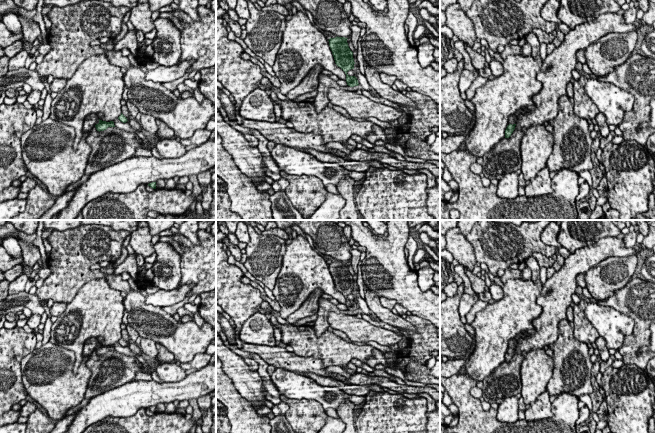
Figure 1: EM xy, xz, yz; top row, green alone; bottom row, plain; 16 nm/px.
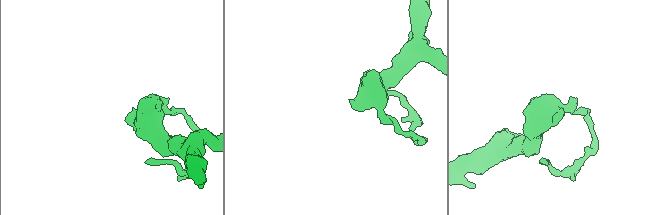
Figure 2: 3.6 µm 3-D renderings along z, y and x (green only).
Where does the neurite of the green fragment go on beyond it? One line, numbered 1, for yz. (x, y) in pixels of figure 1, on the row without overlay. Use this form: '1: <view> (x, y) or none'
1: yz (513, 342)

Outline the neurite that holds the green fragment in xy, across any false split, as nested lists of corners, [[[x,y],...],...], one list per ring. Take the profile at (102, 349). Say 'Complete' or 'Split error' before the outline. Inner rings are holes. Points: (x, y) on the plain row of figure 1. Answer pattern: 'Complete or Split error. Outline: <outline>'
Split error. Outline: [[[92,337],[86,340],[84,344],[83,355],[90,356],[93,350],[95,350],[97,355],[99,356],[106,354],[108,351],[115,351],[113,345],[110,346],[102,345],[99,343],[97,338]]]

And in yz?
Split error. Outline: [[[515,338],[509,341],[508,350],[505,354],[505,362],[509,362],[511,360],[511,358],[513,357],[515,353],[517,344],[518,344],[518,340],[516,340]]]

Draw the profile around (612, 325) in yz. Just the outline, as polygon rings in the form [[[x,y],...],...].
[[[589,302],[584,310],[588,321],[606,341],[606,347],[618,350],[626,334],[633,333],[634,320],[609,306]]]

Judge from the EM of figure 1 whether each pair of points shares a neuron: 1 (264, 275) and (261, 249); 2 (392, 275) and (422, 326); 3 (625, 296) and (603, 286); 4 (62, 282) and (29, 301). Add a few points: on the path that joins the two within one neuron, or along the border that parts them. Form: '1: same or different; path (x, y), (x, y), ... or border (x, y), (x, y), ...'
1: same; path (264, 269), (264, 255)
2: different; border (412, 314), (422, 317), (429, 322)
3: different; border (631, 278), (610, 296), (597, 301)
4: different; border (35, 293), (42, 306)

